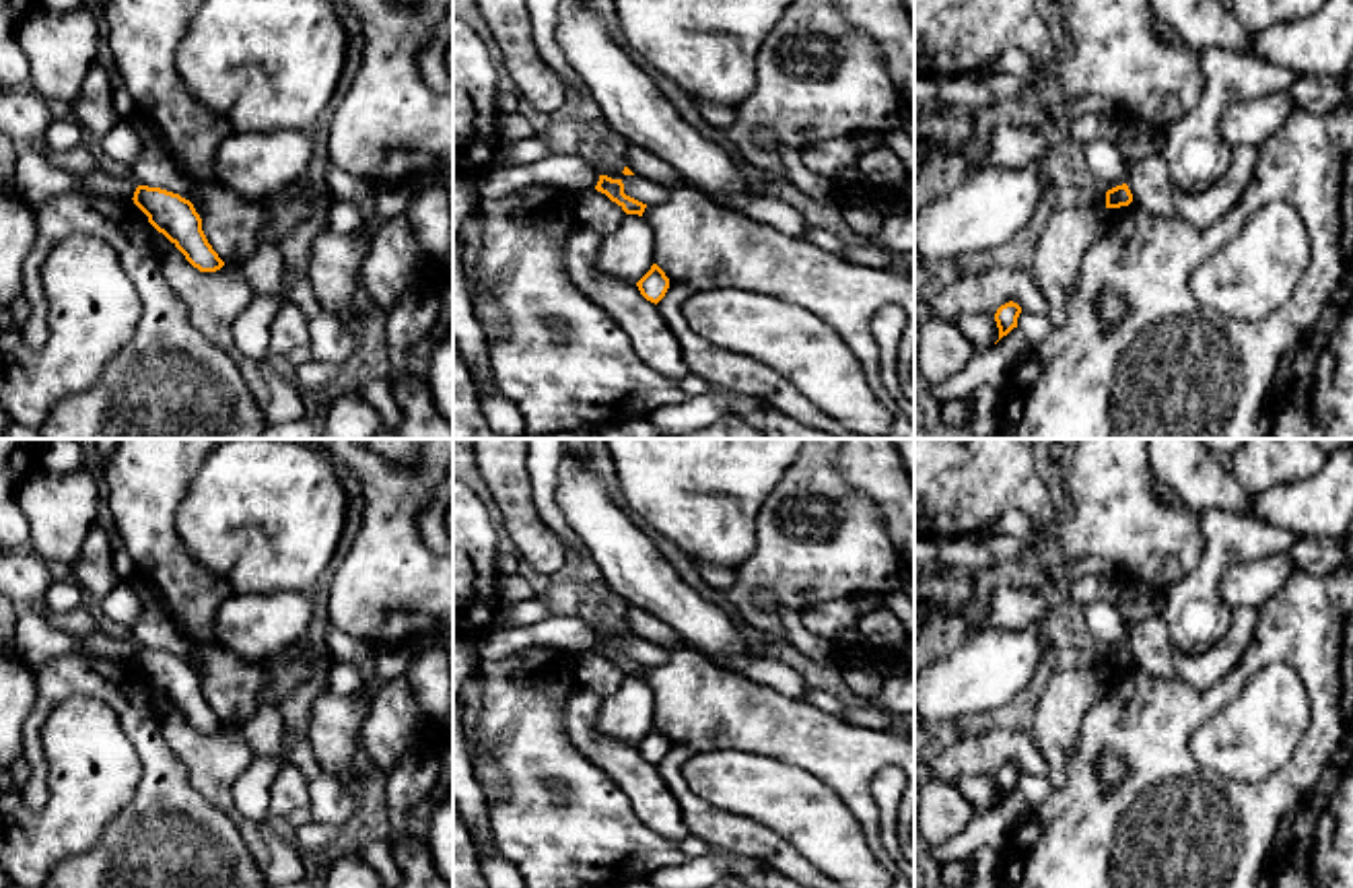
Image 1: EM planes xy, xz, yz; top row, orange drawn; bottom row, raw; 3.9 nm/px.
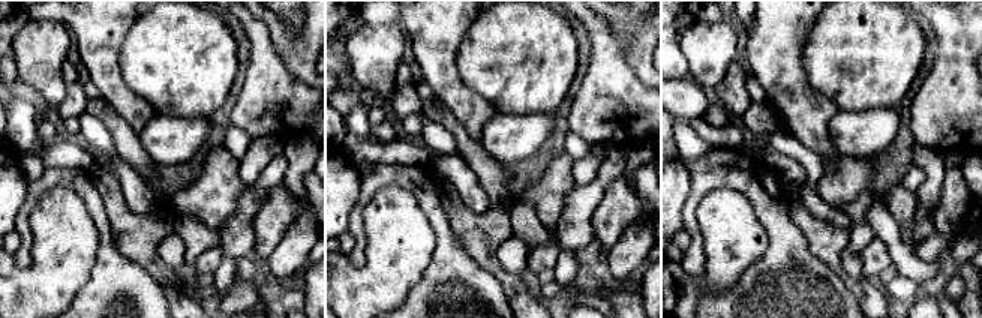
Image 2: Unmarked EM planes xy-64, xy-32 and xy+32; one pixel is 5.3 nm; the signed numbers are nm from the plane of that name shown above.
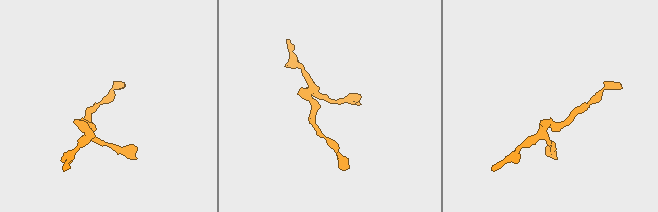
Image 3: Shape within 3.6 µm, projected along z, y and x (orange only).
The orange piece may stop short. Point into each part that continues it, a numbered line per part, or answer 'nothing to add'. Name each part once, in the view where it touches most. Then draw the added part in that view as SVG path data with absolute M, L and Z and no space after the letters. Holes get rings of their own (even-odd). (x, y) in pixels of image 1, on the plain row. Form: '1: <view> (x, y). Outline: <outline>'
nothing to add

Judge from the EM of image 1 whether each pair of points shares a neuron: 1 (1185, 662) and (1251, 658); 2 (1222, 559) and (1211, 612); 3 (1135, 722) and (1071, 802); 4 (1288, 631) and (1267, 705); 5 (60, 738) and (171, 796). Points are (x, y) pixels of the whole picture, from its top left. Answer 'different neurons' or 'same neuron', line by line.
1: different neurons
2: same neuron
3: same neuron
4: different neurons
5: different neurons

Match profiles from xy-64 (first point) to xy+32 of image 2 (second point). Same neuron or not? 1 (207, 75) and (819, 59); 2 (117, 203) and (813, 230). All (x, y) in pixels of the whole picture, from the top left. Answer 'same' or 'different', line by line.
1: same
2: same

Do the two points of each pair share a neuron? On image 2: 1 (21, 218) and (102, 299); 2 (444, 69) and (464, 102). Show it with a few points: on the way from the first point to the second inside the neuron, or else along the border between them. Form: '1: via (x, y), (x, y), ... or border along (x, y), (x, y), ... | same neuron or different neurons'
1: via (54, 180), (72, 180), (93, 201), (107, 254) | same neuron
2: via (444, 77), (447, 86), (456, 95) | same neuron

